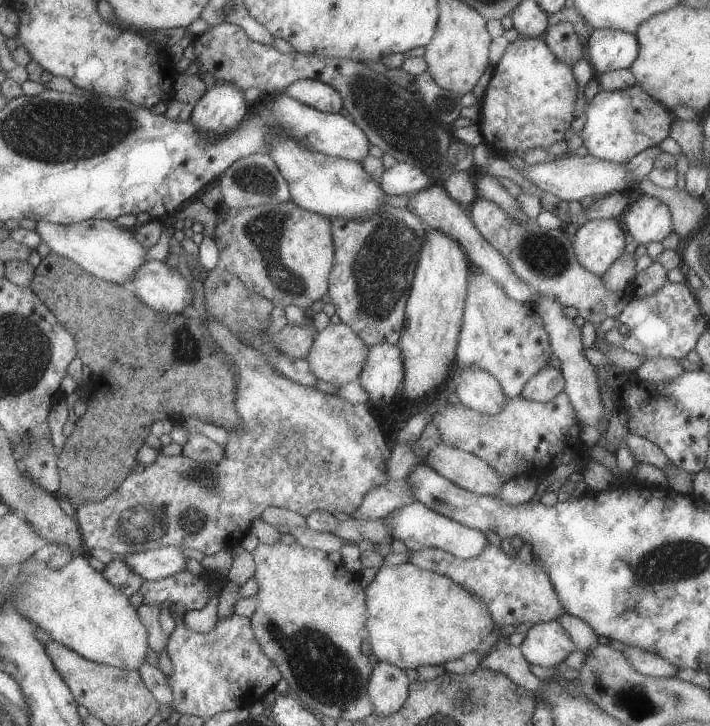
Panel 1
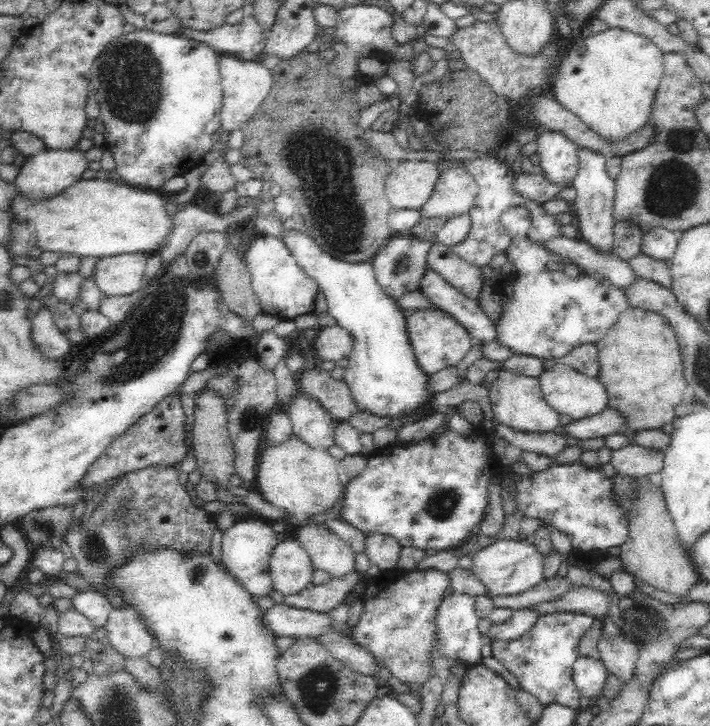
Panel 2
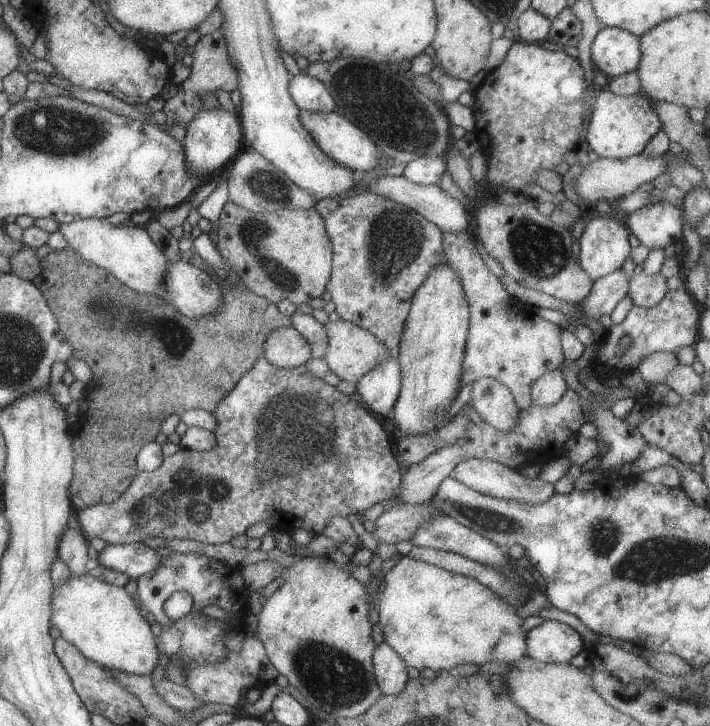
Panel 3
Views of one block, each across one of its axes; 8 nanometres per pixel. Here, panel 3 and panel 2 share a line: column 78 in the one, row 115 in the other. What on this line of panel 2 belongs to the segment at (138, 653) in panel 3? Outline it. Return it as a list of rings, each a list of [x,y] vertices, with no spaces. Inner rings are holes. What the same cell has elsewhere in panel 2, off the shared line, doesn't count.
[[[608,27],[598,34],[584,33],[565,46],[552,82],[552,96],[604,141],[620,143],[650,122],[650,116],[654,112],[655,94],[664,77],[663,54],[648,38],[623,28]]]

